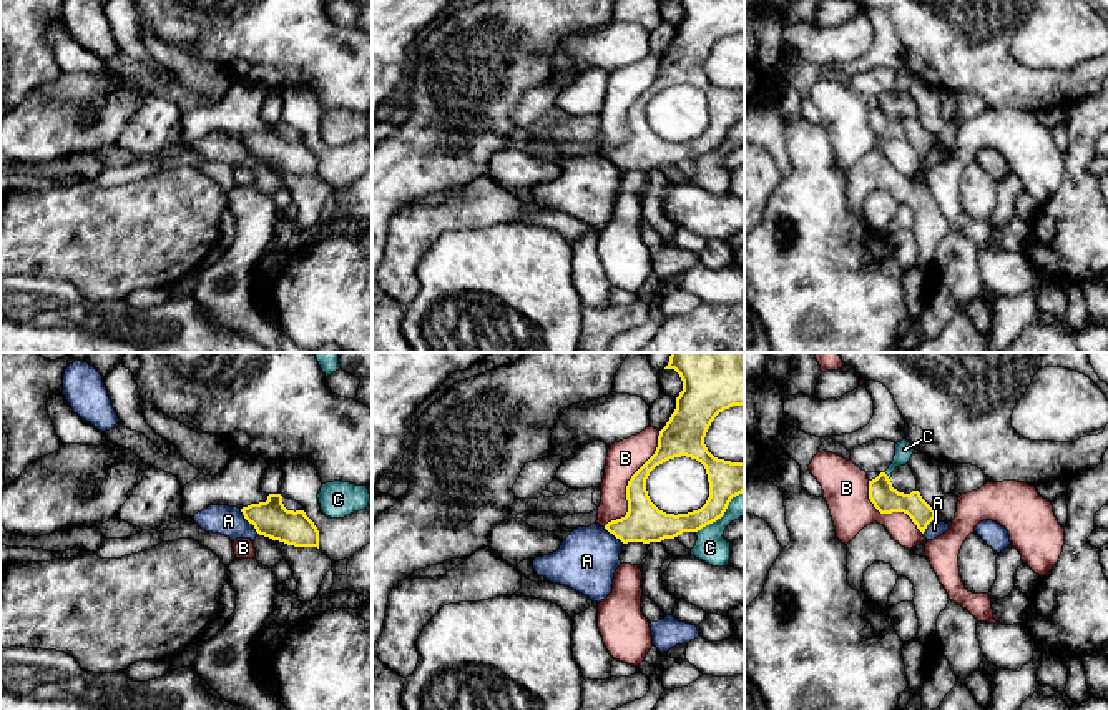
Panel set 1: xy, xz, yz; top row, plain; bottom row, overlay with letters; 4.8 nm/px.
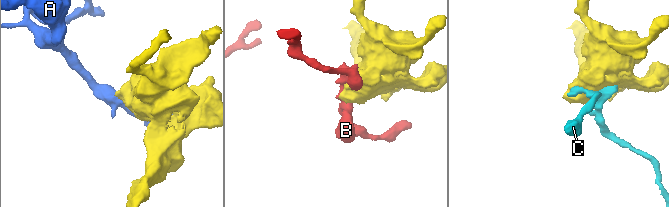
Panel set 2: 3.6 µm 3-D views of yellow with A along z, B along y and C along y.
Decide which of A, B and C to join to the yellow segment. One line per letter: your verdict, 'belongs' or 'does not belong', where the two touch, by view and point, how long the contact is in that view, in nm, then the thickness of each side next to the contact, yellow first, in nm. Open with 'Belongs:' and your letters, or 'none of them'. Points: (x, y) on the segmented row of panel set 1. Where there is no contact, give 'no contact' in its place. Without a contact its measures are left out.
Belongs: none of them
A: does not belong | xy (250, 522) | 160 nm | 180/140 nm
B: does not belong | xz (628, 484) | 550 nm | 190/170 nm
C: does not belong | xz (723, 514) | 300 nm | 180/160 nm

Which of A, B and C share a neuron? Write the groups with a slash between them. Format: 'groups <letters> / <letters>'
groups A / B / C

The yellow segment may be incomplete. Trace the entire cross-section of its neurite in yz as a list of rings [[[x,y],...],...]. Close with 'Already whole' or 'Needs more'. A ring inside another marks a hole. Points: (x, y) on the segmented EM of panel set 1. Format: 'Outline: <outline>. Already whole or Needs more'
Outline: [[[885,472],[869,481],[869,499],[880,514],[907,514],[922,534],[935,519],[935,509],[922,499],[919,491],[912,491],[910,494],[899,492],[892,487]]]. Already whole

